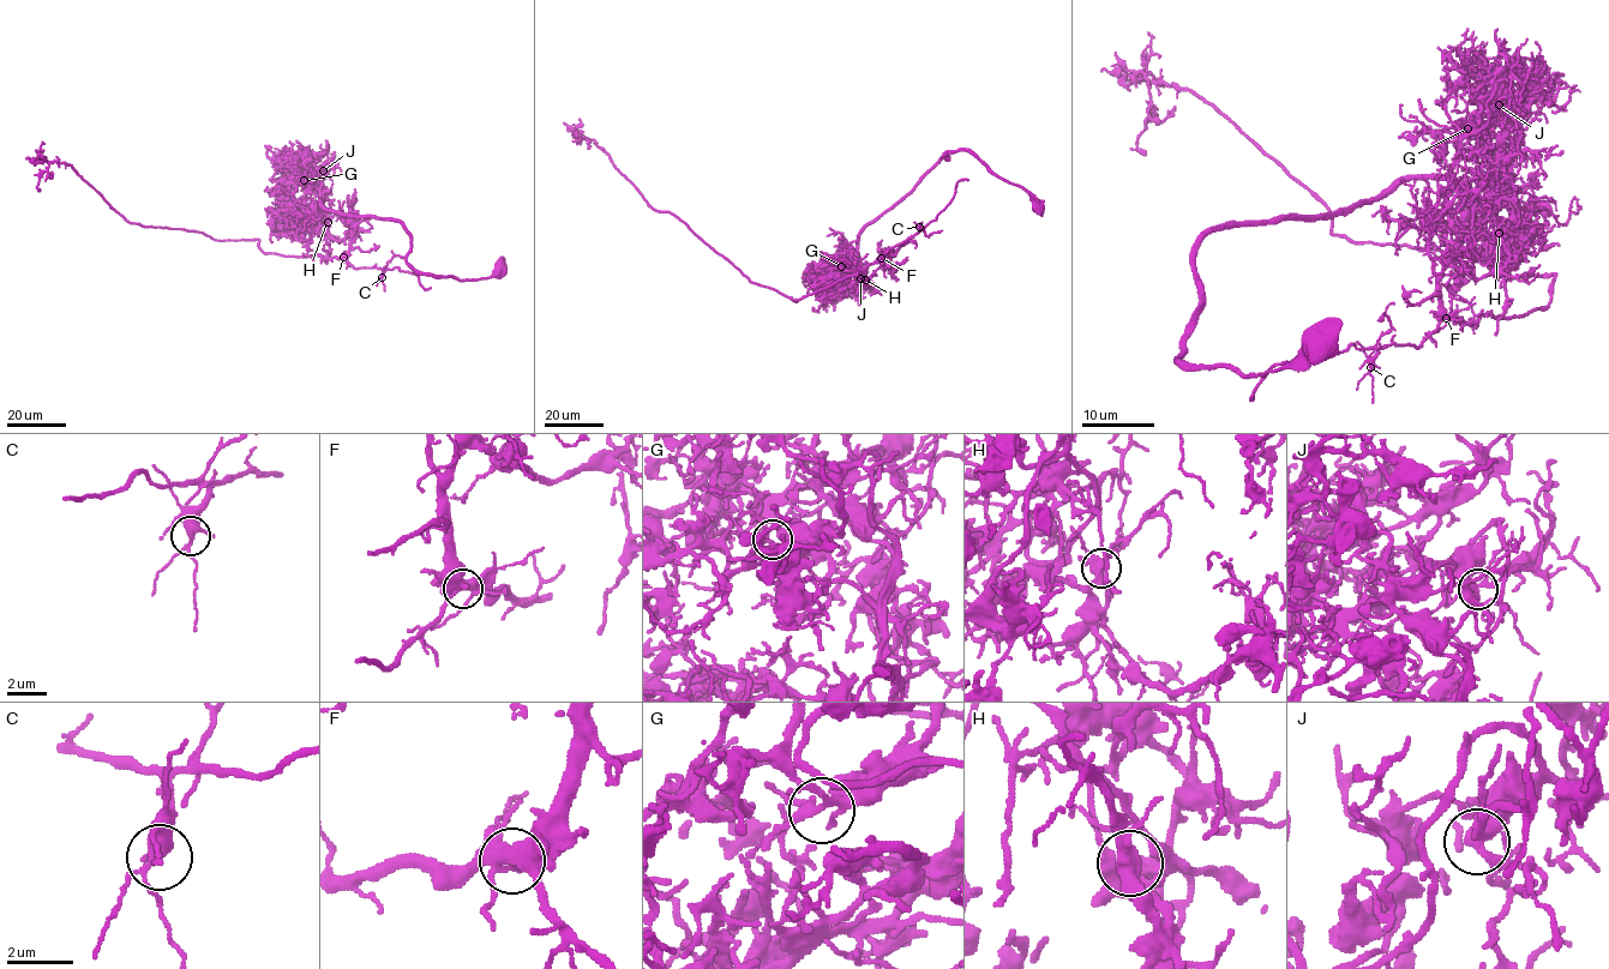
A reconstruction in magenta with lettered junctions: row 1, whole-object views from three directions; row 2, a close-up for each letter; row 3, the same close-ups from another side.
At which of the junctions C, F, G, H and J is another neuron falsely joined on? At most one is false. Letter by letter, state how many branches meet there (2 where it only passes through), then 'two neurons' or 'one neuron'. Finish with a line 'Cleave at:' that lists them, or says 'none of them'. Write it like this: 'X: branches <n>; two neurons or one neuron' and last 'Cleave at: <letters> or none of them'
C: branches 5; one neuron
F: branches 5; one neuron
G: branches 5; one neuron
H: branches 5; two neurons
J: branches 4; one neuron
Cleave at: H

